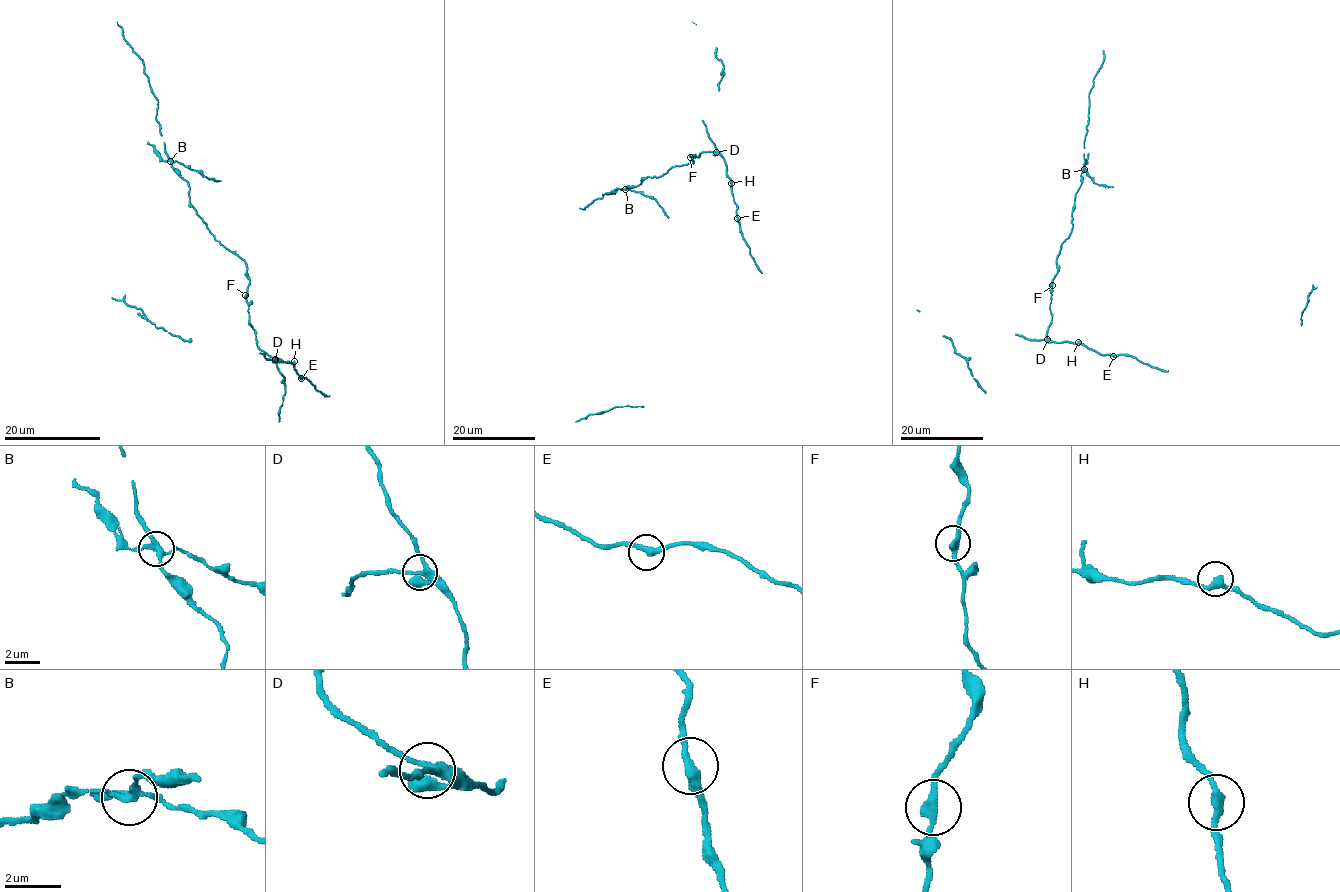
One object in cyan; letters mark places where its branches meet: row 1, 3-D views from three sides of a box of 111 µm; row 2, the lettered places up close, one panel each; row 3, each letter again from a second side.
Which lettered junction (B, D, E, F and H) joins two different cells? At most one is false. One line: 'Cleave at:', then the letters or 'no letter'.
Cleave at: B

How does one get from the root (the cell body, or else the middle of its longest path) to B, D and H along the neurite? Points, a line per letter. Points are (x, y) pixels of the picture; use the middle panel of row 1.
B: (726, 169), (717, 153), (703, 152), (691, 156), (692, 163), (672, 166), (626, 189)
D: (726, 169), (724, 159), (716, 152)
H: (726, 169), (731, 183)

